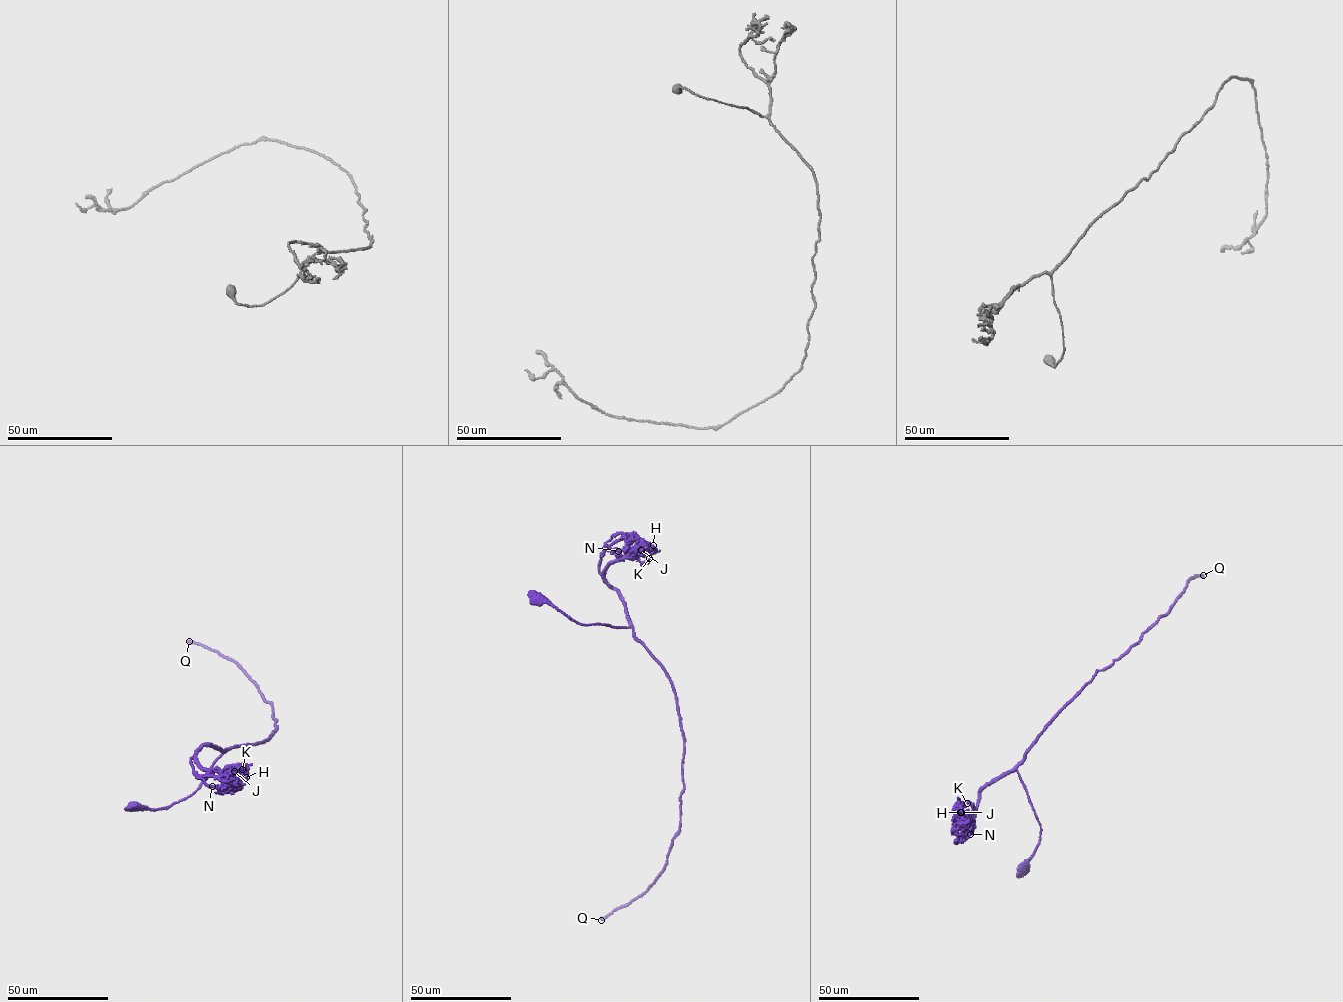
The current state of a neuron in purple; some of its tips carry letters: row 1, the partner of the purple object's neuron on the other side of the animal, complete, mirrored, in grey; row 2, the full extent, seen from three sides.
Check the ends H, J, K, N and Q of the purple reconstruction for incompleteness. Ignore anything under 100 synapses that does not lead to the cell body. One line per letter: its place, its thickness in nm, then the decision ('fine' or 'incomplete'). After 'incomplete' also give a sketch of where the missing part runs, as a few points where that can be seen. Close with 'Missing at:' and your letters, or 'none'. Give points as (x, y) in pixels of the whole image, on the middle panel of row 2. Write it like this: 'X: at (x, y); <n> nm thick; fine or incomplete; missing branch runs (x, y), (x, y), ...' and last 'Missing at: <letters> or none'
H: at (653, 545); 200 nm thick; fine
J: at (641, 550); 200 nm thick; fine
K: at (649, 558); 360 nm thick; fine
N: at (618, 551); 180 nm thick; fine
Q: at (601, 920); 550 nm thick; incomplete; missing branch runs (601, 920), (566, 935), (531, 938), (455, 926), (435, 916), (413, 895)
Missing at: Q

